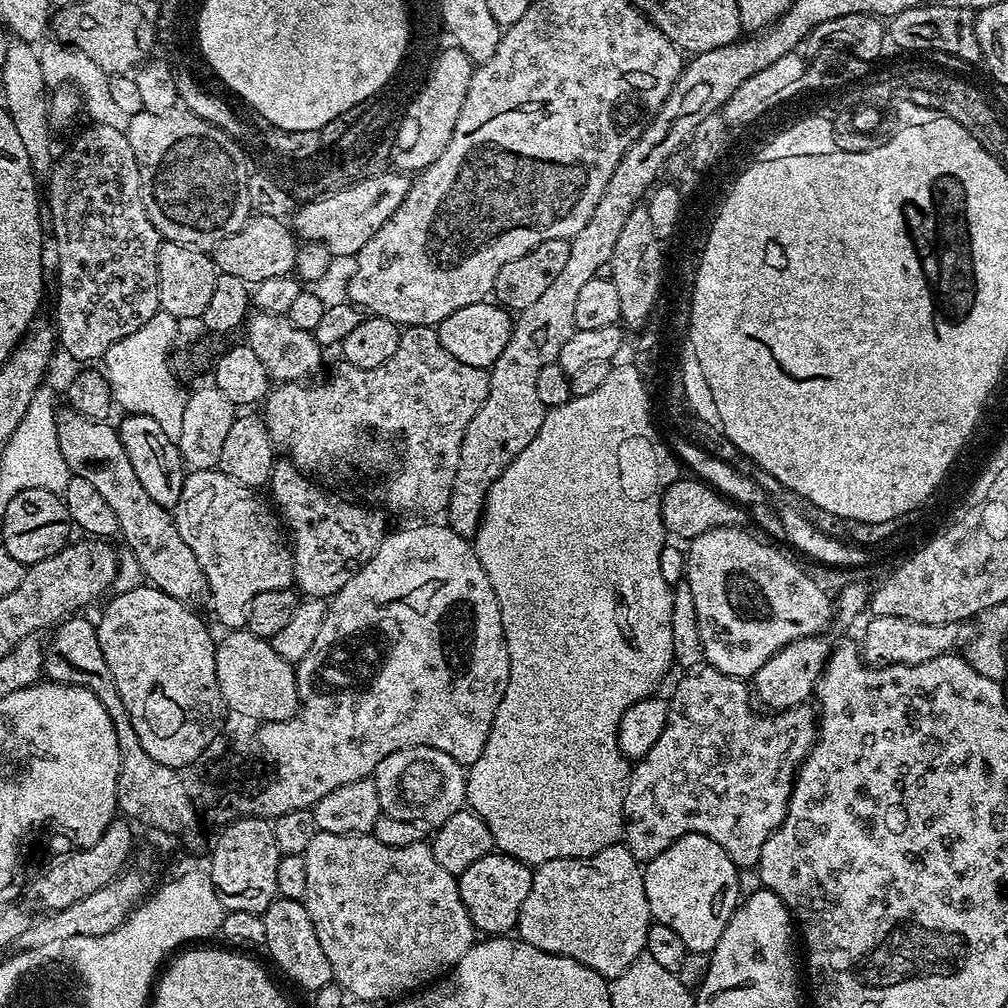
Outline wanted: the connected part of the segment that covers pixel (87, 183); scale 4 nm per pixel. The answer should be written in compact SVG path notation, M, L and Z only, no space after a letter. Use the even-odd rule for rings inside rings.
M95 122L87 125L89 128L85 132L80 132L76 136L76 141L65 150L64 153L59 153L58 159L53 163L51 172L47 173L46 180L48 180L48 196L46 192L46 212L52 215L52 232L50 228L50 236L56 239L56 320L54 319L54 327L58 337L58 344L61 349L64 348L76 360L88 360L84 362L96 362L105 357L110 346L114 346L114 342L118 342L122 338L126 338L130 334L134 334L134 330L142 330L142 326L146 326L146 322L150 322L150 318L154 318L154 314L161 311L160 299L158 298L158 250L162 243L162 238L158 234L158 230L150 222L150 218L146 214L146 206L142 206L142 194L140 193L140 179L138 178L138 162L134 158L134 150L130 150L130 142L124 132L114 130L114 126L106 126L105 124L97 124Z

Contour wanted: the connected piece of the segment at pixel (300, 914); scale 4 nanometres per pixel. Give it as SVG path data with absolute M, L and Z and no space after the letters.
M277 898L262 915L266 926L263 947L268 948L269 958L280 967L286 979L305 988L308 994L315 994L322 986L333 983L330 962L326 962L326 954L318 942L318 934L314 934L310 914L306 914L301 901Z

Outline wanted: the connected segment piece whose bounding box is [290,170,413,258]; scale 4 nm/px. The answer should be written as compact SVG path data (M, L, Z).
M399 170L379 172L369 180L332 192L329 196L320 196L317 200L301 203L291 217L291 227L301 241L326 244L333 257L355 257L356 253L362 250L362 246L366 246L366 242L370 242L370 238L374 238L374 234L382 230L394 210L402 206L412 183L413 181Z

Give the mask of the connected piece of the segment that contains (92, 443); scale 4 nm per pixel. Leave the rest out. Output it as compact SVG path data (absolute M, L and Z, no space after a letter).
M67 406L61 408L60 413L55 413L54 421L58 450L62 452L68 471L78 478L86 478L86 482L102 494L102 502L114 510L120 527L119 539L124 539L126 548L136 556L143 579L183 604L196 606L199 600L207 601L208 579L198 566L198 558L194 558L194 550L182 542L173 513L158 506L150 494L146 494L142 482L138 482L130 458L126 458L119 431L113 425L111 428L111 423L91 420Z

